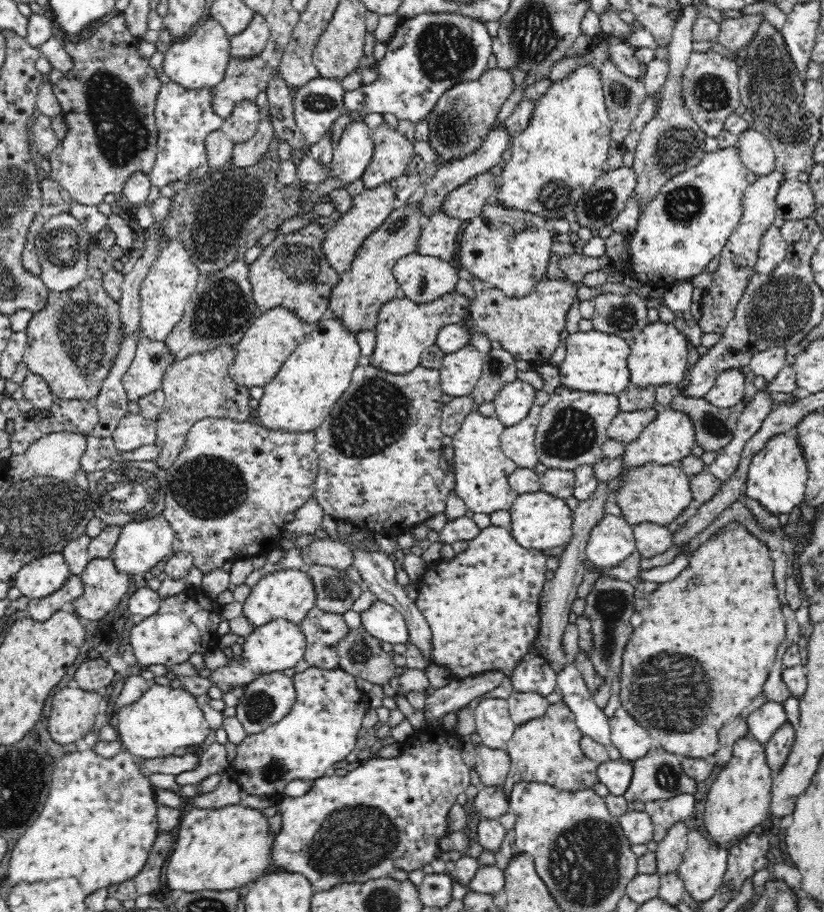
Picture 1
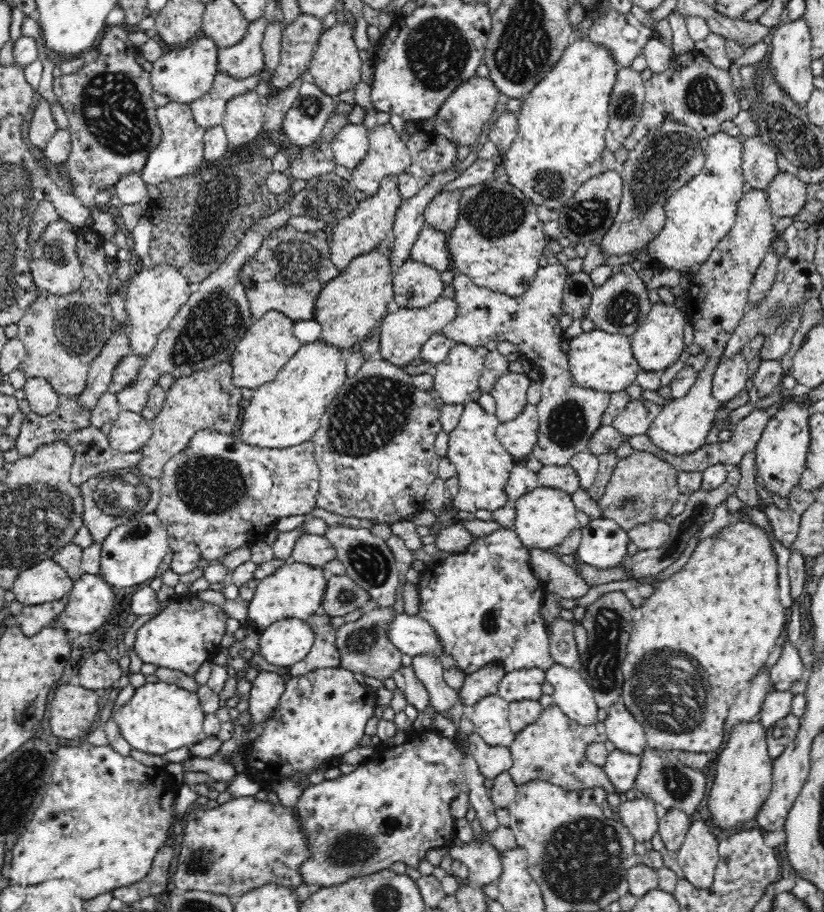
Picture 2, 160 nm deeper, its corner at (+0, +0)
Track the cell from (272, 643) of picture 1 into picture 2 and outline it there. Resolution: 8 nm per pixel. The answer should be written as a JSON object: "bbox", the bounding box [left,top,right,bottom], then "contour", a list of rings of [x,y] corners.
{"bbox":[258,618,315,668],"contour":[[[285,618],[261,630],[258,641],[266,665],[289,668],[308,656],[315,632],[306,620]]]}

